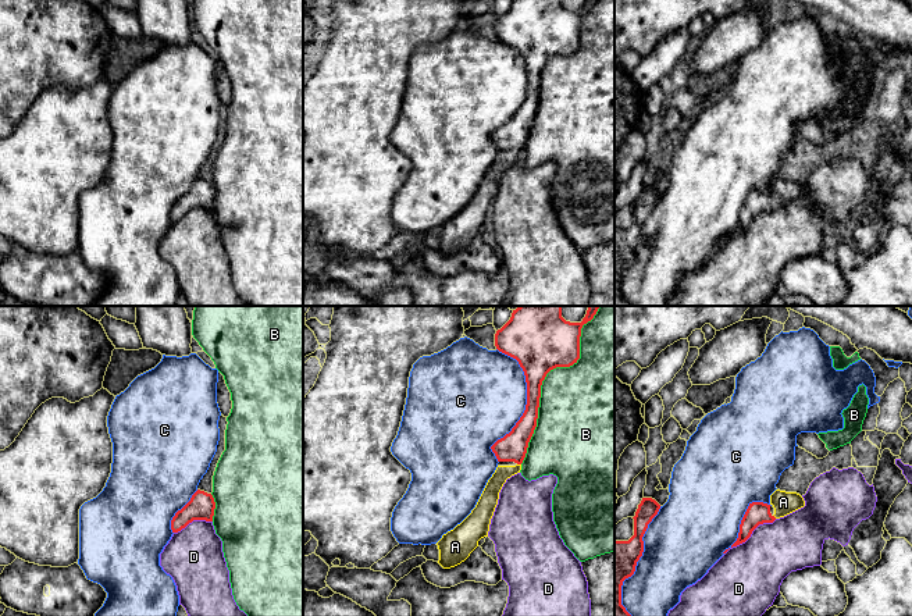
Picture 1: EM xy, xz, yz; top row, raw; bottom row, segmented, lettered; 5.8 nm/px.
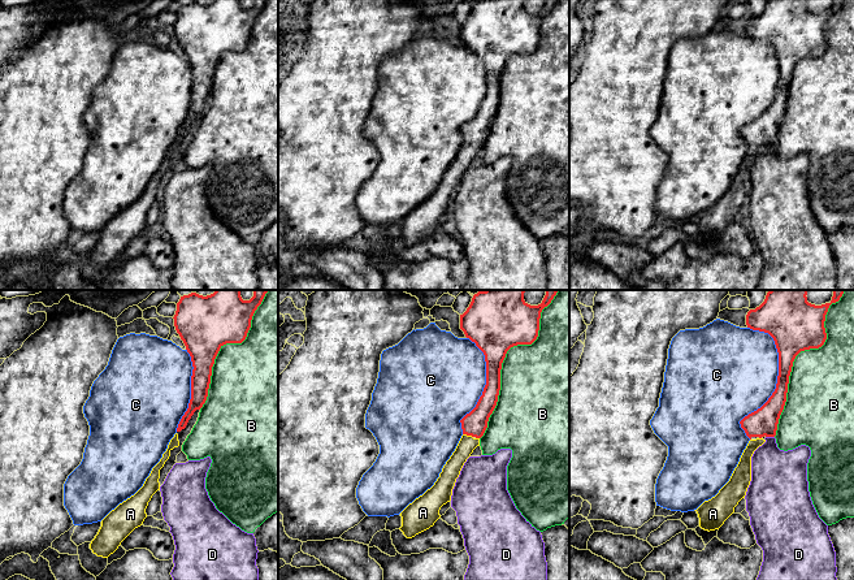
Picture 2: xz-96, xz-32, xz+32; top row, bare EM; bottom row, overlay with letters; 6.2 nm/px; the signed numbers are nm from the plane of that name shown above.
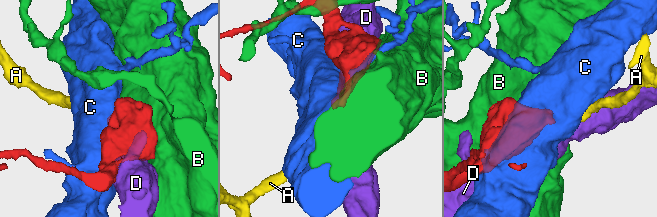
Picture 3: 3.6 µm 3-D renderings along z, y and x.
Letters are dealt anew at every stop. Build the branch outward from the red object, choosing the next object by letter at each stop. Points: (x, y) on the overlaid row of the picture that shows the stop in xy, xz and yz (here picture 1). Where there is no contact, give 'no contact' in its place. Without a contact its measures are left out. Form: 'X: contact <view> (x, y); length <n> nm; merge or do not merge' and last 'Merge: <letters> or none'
A: contact xz (519, 463); length 30 nm; merge
B: contact xz (545, 376); length 1000 nm; do not merge
C: contact xz (527, 403); length 650 nm; do not merge
D: contact yz (751, 533); length 360 nm; do not merge
Merge: A

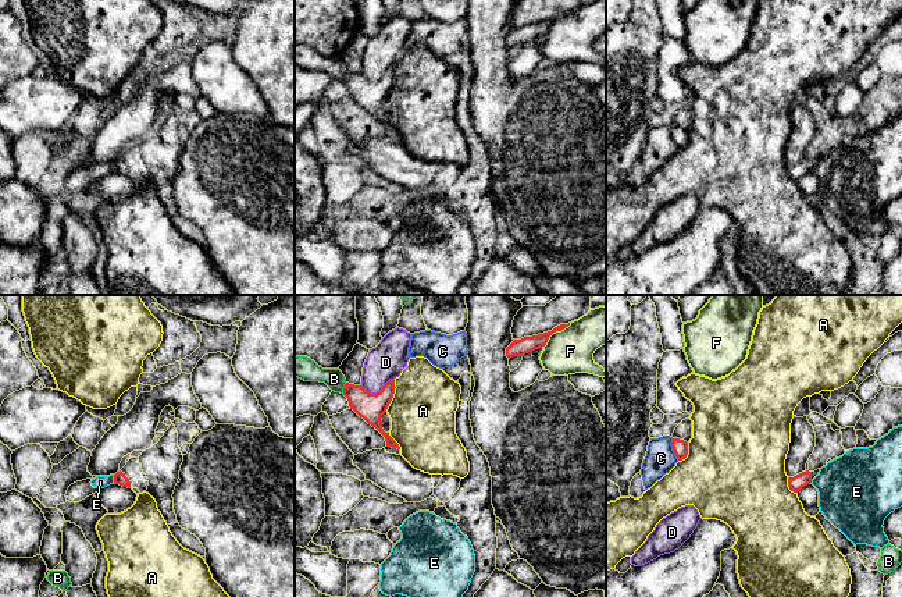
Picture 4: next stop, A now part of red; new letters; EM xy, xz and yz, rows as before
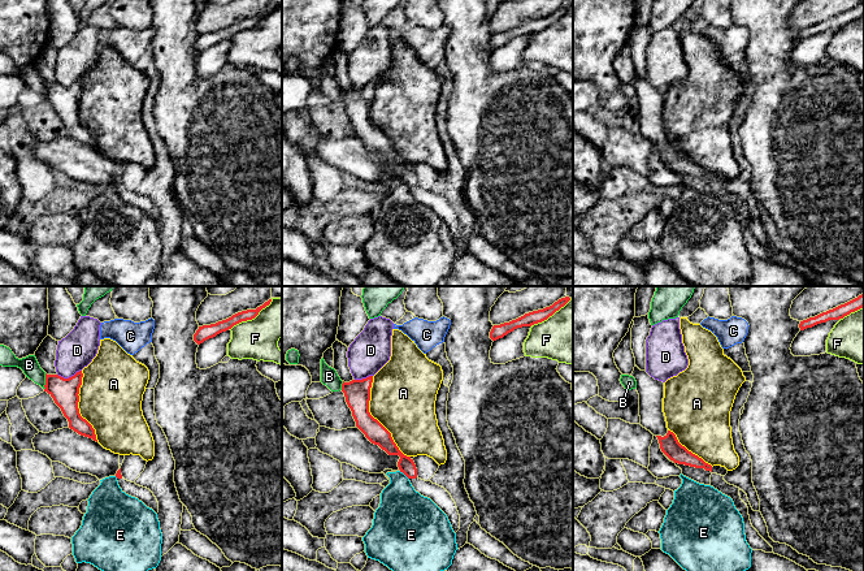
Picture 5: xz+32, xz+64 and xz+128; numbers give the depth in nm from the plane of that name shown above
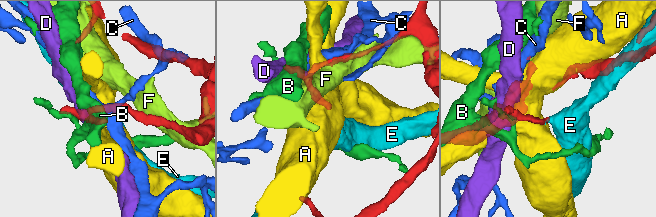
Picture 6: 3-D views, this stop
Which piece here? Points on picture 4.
A: contact xz (392, 395); length 200 nm; do not merge
B: contact xz (343, 388); length 70 nm; do not merge
C: contact yz (673, 450); length 130 nm; do not merge
D: contact xz (377, 393); length 200 nm; do not merge
E: contact xy (114, 479); length 50 nm; do not merge
F: contact xz (555, 331); length 220 nm; do not merge
Merge: none

